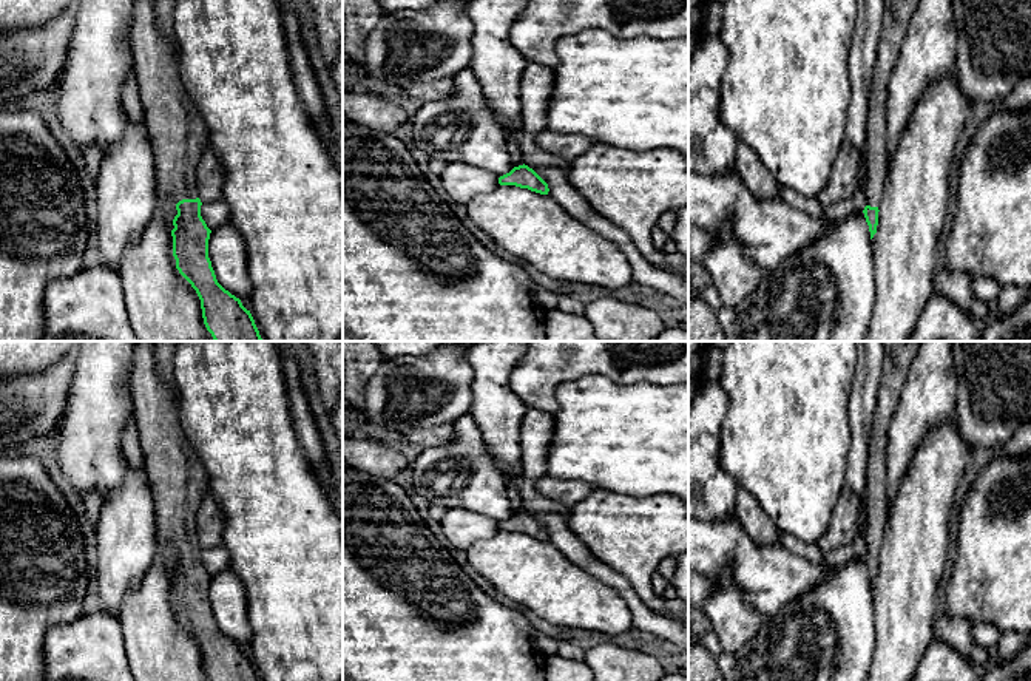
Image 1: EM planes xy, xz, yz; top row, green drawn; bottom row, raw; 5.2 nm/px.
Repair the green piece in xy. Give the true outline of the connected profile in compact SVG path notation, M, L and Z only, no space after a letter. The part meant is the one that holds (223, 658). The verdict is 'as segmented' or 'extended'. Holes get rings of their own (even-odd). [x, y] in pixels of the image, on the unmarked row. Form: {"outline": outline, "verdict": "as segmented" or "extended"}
{"outline": "M137 341L131 375L131 397L139 443L154 500L154 551L171 547L177 556L173 565L174 574L171 576L176 615L196 636L201 645L204 670L211 681L259 681L250 656L242 652L239 644L218 628L208 604L211 576L201 562L202 548L196 540L193 527L199 503L208 494L208 473L181 426L181 395L177 388L165 386L156 374L151 341Z", "verdict": "extended"}

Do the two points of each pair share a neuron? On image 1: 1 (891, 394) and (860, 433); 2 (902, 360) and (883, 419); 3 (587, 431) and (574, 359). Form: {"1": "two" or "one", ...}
{"1": "two", "2": "one", "3": "two"}

